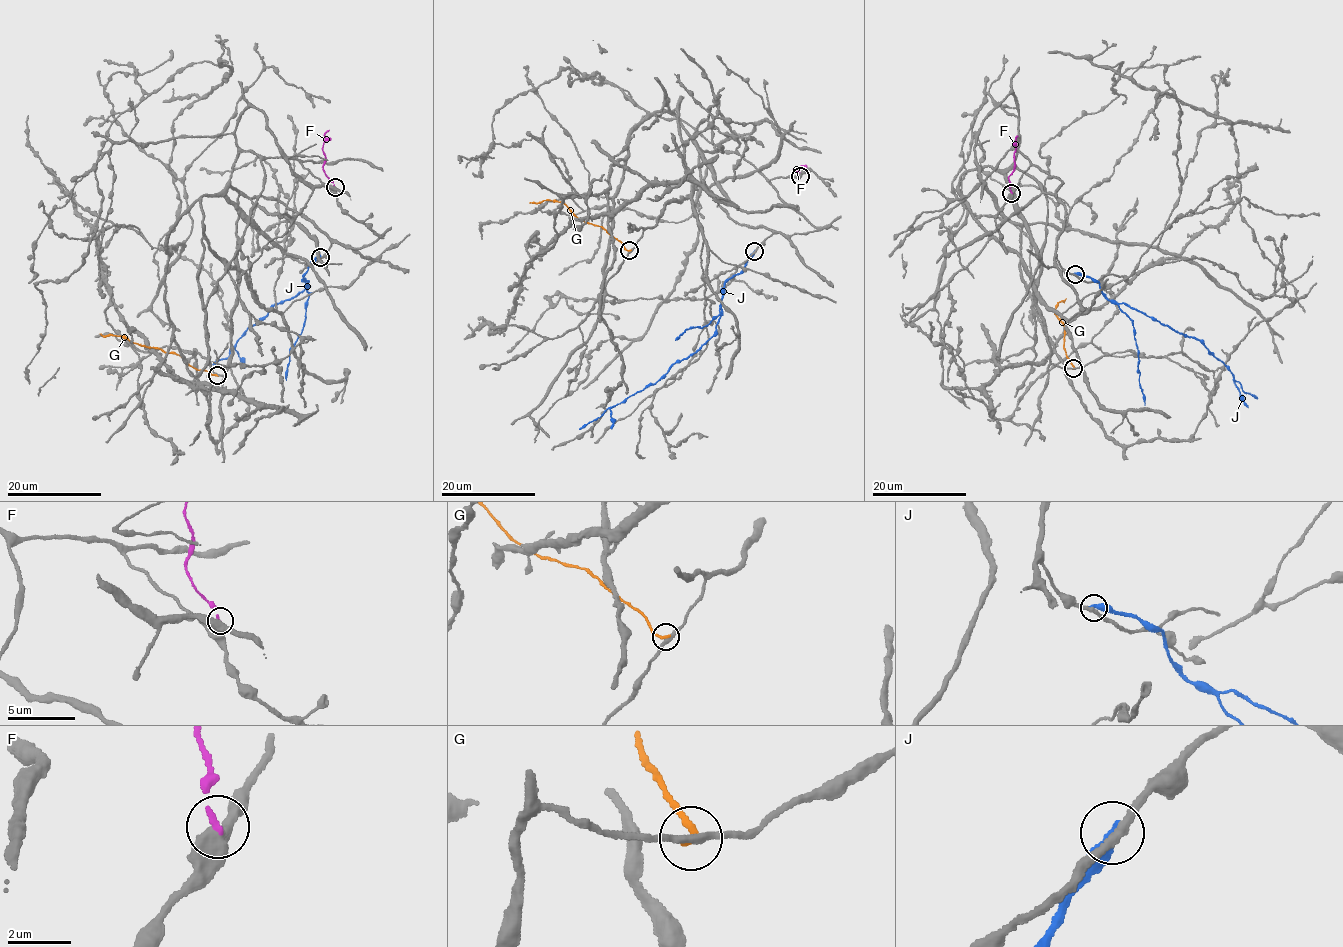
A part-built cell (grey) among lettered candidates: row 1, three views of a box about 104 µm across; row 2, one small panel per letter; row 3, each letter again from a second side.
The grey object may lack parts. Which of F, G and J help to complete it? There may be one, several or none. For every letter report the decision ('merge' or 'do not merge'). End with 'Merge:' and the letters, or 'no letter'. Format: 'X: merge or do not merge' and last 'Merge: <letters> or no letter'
F: do not merge
G: do not merge
J: do not merge
Merge: no letter

